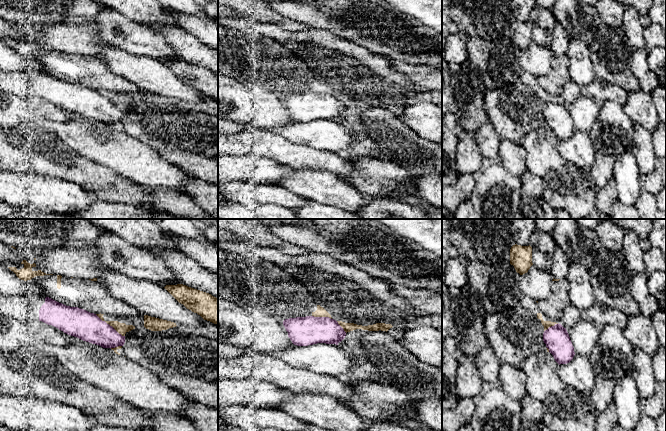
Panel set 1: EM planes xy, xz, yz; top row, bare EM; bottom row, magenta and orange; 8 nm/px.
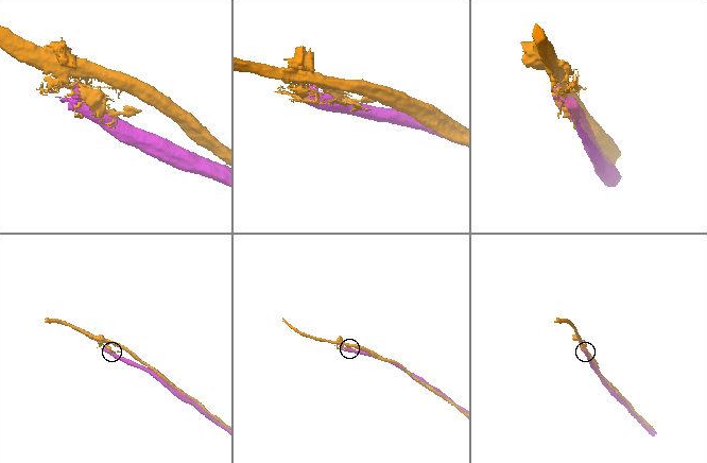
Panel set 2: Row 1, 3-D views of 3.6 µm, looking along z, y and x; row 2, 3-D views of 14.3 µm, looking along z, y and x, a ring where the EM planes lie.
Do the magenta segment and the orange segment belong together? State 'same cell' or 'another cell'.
another cell

